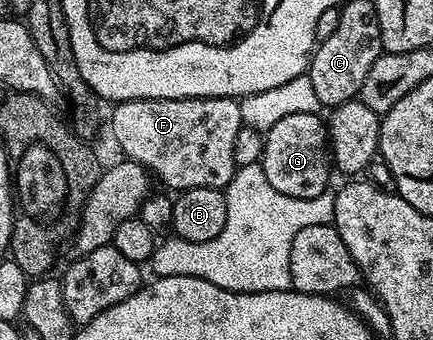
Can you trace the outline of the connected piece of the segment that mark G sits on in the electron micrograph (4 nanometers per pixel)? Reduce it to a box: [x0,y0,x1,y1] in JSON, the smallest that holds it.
[260,113,331,199]

